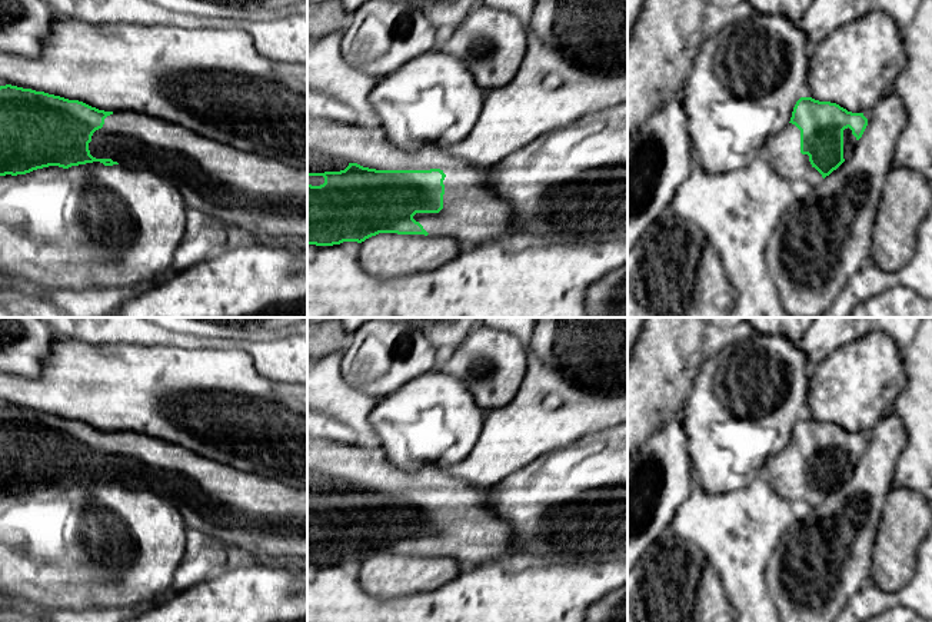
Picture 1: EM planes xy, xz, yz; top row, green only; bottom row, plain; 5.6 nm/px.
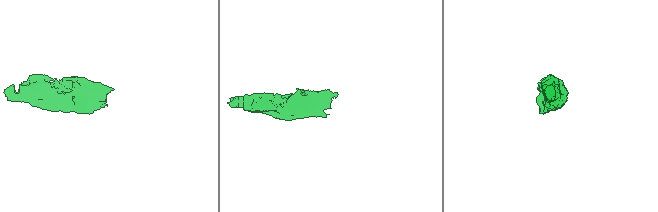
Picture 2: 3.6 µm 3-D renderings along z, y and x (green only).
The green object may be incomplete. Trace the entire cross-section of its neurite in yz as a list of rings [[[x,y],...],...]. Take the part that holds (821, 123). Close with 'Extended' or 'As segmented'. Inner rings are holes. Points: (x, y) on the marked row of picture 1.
[[[800,97],[790,122],[766,140],[760,154],[779,176],[809,190],[852,156],[866,126],[863,113]]]. Extended

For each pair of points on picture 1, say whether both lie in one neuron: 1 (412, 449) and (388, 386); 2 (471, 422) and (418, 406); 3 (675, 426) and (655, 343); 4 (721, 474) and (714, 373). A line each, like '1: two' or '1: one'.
1: two
2: one
3: two
4: one

